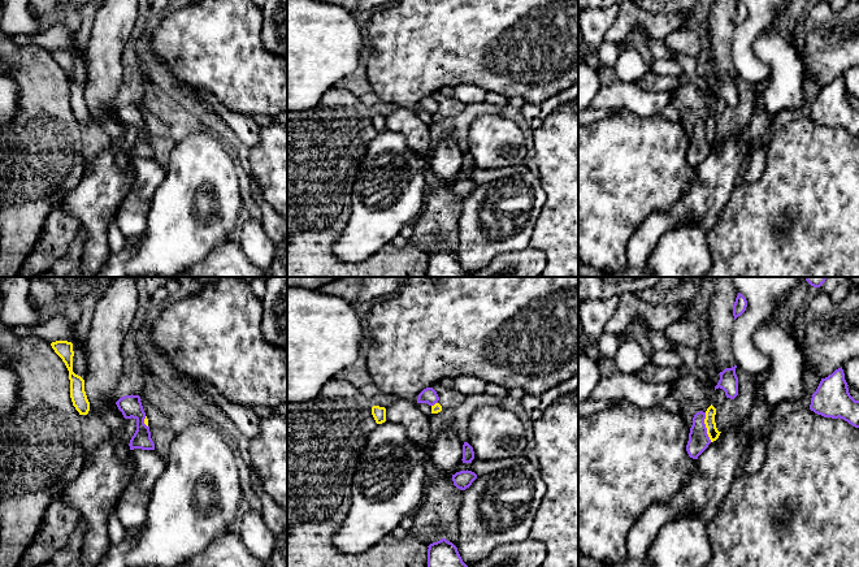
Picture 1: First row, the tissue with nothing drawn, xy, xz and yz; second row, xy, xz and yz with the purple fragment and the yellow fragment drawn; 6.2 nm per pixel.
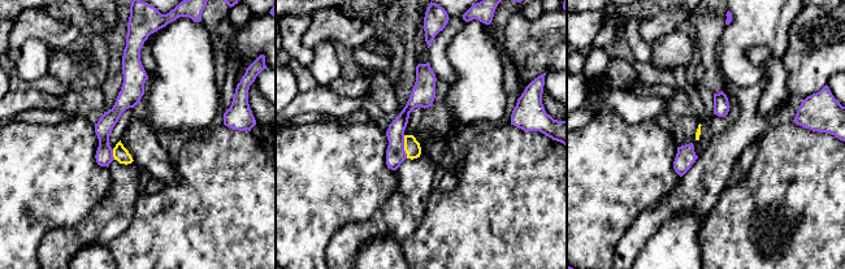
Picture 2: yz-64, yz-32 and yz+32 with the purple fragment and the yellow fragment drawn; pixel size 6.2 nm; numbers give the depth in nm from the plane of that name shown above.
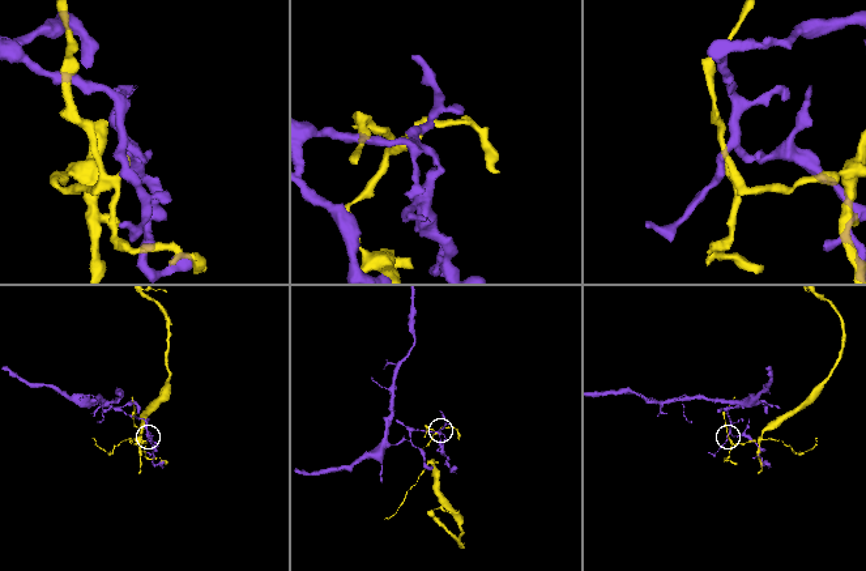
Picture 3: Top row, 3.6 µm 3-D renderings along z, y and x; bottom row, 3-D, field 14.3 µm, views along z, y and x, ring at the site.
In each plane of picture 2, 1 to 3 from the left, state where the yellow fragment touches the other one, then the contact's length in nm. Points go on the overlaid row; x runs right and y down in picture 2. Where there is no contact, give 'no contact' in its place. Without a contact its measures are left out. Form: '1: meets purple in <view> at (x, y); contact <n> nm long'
1: meets purple in yz-64 at (112, 155); contact 70 nm long
2: meets purple in yz-32 at (403, 147); contact 150 nm long
3: no contact

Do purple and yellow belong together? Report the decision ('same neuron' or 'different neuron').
different neuron

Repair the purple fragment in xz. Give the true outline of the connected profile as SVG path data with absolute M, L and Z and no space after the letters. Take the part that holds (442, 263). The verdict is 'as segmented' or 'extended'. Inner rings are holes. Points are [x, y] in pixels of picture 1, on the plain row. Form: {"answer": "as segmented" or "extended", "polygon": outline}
{"answer": "as segmented", "polygon": "M442 247L428 255L428 277L469 277L461 268L457 256Z"}

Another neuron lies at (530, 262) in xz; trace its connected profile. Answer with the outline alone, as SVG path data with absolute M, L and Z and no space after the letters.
M529 244L525 250L495 256L487 267L469 277L538 277L545 267L545 254Z

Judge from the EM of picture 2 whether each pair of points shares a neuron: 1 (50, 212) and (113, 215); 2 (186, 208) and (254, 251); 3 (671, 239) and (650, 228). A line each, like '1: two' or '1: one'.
1: two
2: one
3: two

